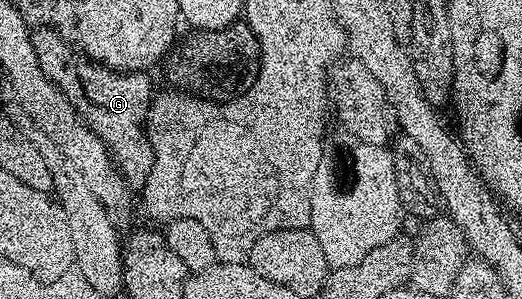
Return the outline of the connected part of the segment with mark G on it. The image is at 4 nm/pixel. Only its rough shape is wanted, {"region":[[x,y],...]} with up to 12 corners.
{"region":[[54,29],[29,38],[43,75],[108,145],[130,190],[155,167],[145,71],[116,73]]}

